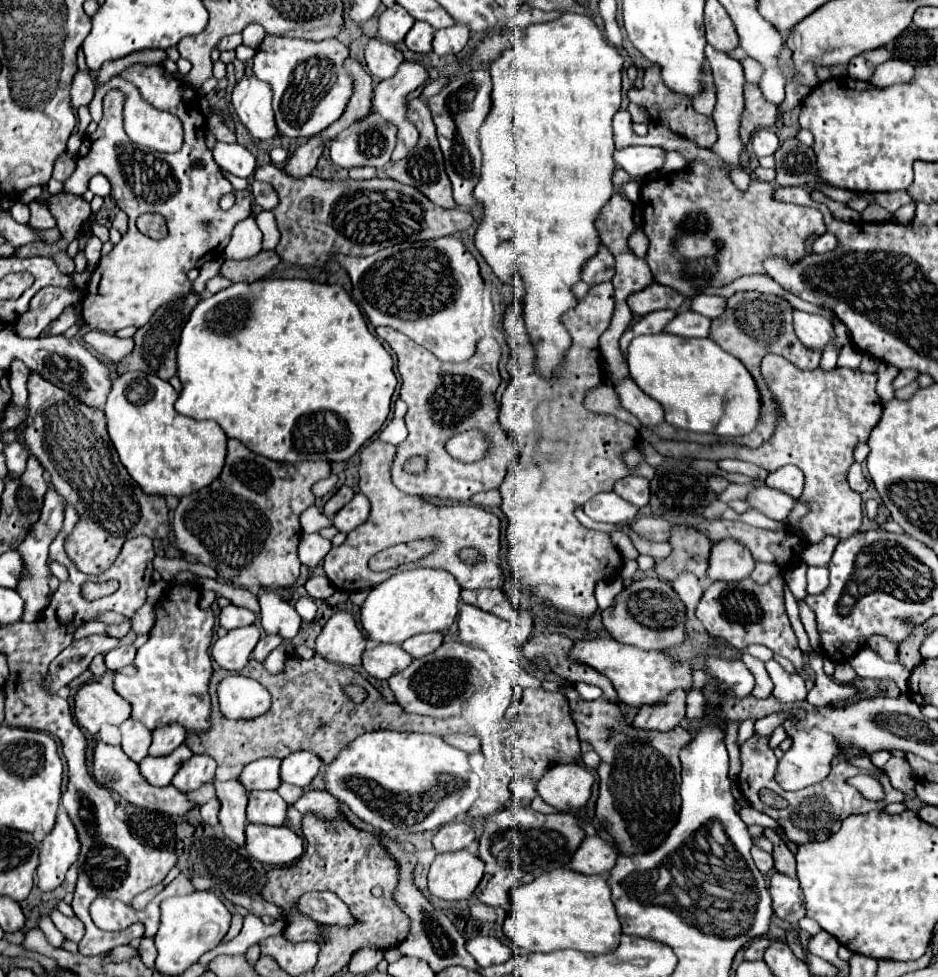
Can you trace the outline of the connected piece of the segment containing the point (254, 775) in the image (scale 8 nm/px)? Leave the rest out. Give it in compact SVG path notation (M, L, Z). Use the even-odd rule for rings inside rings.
M262 757L246 765L238 777L246 791L254 789L278 789L280 785L280 759Z

